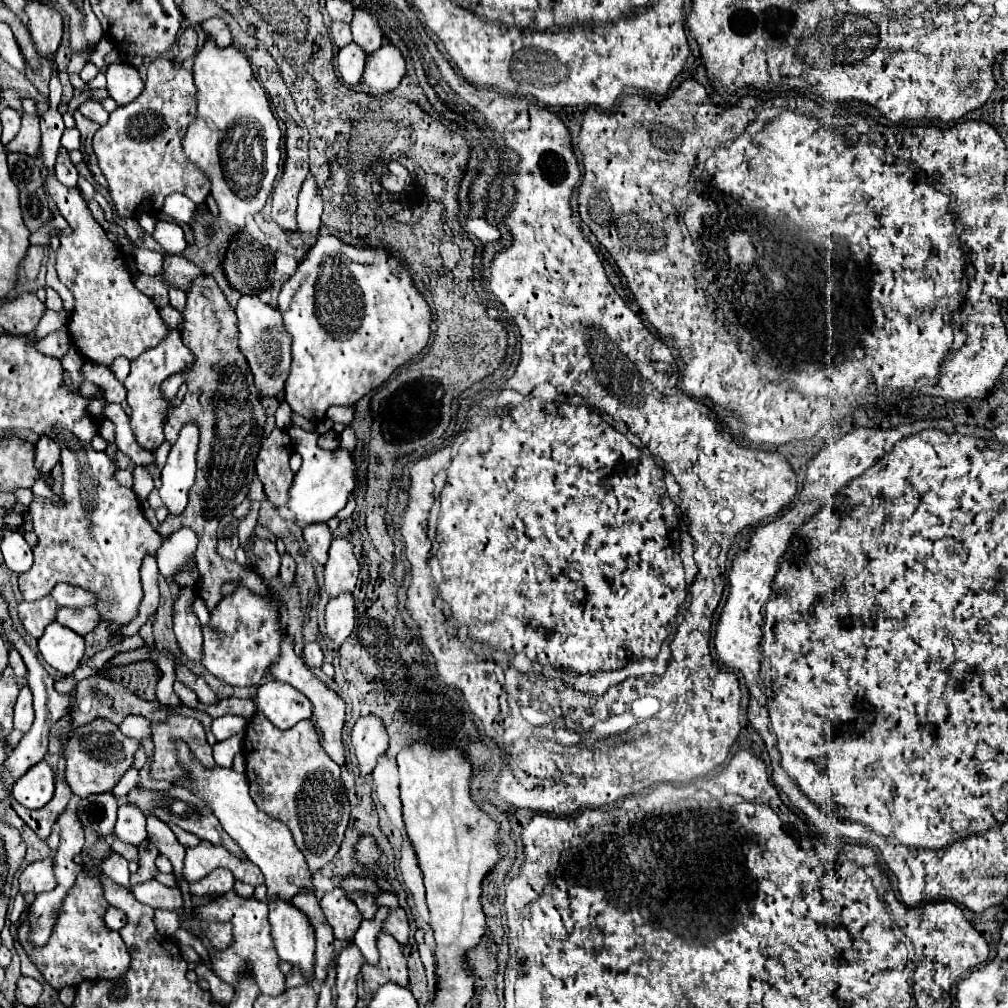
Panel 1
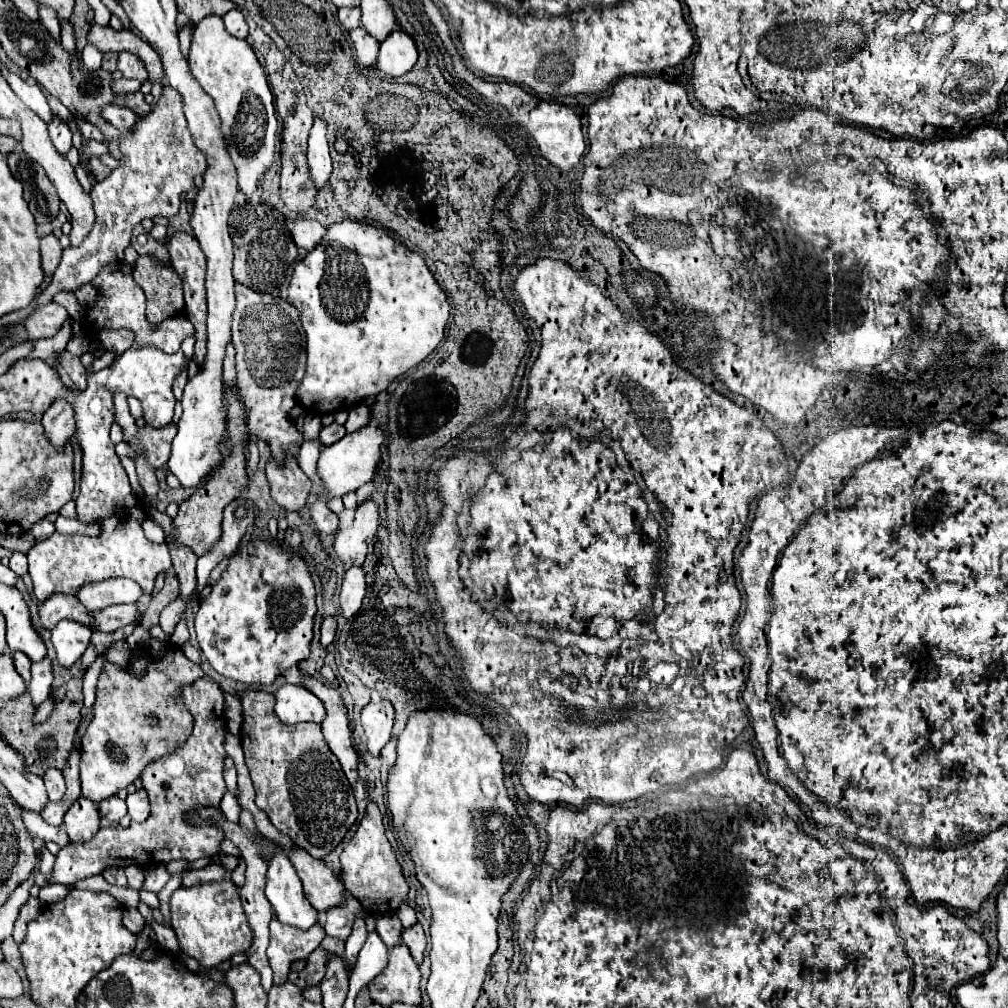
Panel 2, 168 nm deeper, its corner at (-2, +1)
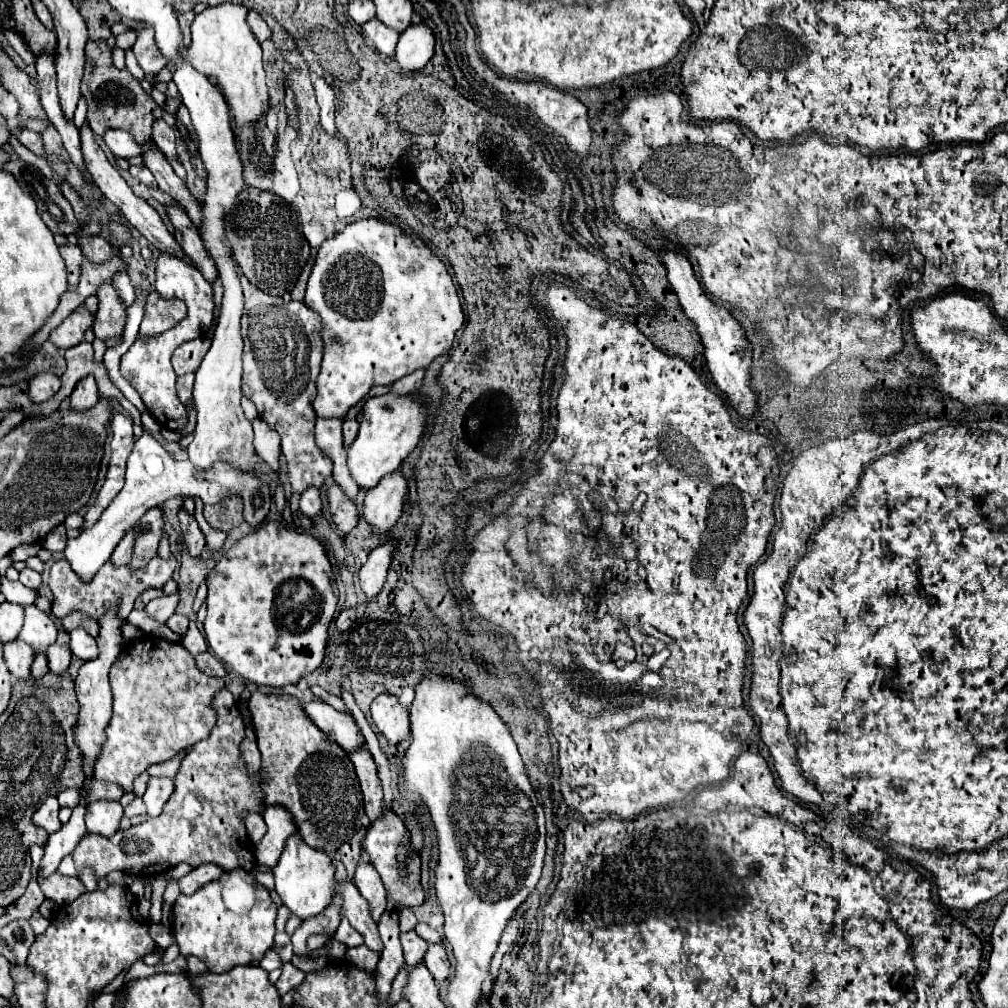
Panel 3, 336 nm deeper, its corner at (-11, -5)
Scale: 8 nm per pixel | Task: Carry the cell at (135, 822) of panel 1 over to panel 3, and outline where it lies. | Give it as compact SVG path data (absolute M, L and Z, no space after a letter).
M150 777L148 789L142 797L150 819L156 819L162 813L162 807L168 801L168 797L172 795L172 791L174 791L172 779L168 779L168 777Z

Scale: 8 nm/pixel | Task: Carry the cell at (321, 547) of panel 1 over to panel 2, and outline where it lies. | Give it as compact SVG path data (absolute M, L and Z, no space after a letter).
M319 497L313 499L311 505L309 505L309 511L311 511L311 519L313 519L313 523L315 523L315 529L317 529L319 533L331 535L331 533L337 531L337 527L339 527L339 517L325 505L325 501L321 501Z

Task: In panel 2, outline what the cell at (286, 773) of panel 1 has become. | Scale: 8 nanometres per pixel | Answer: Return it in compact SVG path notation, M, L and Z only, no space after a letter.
M243 691L241 747L255 787L255 805L263 809L271 823L289 835L303 851L315 859L331 853L357 819L353 789L331 753L321 725L285 725L273 711L275 697L265 691Z

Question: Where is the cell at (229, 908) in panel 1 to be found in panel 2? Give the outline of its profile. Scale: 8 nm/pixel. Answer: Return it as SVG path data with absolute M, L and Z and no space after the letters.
M277 919L271 921L271 945L267 949L267 957L273 969L273 983L285 983L289 975L291 961L307 959L307 955L319 947L325 937L325 929L321 923L303 931L297 927L289 927Z

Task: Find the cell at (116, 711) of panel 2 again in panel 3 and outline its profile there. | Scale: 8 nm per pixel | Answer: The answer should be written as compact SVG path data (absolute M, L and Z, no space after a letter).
M144 635L142 639L138 639L138 643L130 643L130 647L124 647L122 655L118 655L114 665L110 667L110 687L114 695L112 719L106 727L106 741L102 745L100 757L96 759L94 779L120 785L124 793L132 793L134 779L150 765L164 763L174 755L188 751L194 743L210 735L216 723L210 701L214 693L224 687L224 679L200 673L196 669L194 657L182 645L158 639L154 635Z

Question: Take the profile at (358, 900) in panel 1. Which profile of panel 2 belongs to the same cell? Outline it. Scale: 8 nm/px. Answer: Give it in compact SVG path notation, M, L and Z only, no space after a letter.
M397 915L393 917L377 917L377 933L379 937L383 939L383 943L393 949L395 945L401 943L401 933L403 933L403 927L401 927L401 921Z

